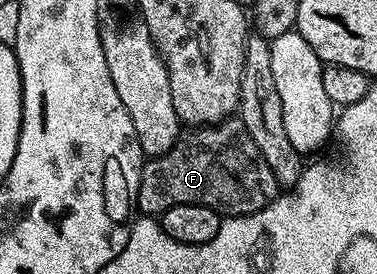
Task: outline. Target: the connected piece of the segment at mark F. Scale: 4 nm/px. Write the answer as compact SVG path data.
M240 118L220 124L197 126L186 131L167 150L167 154L146 159L141 165L135 208L154 218L171 210L171 206L207 206L225 216L246 216L258 212L271 199L269 167L251 142L251 134Z

